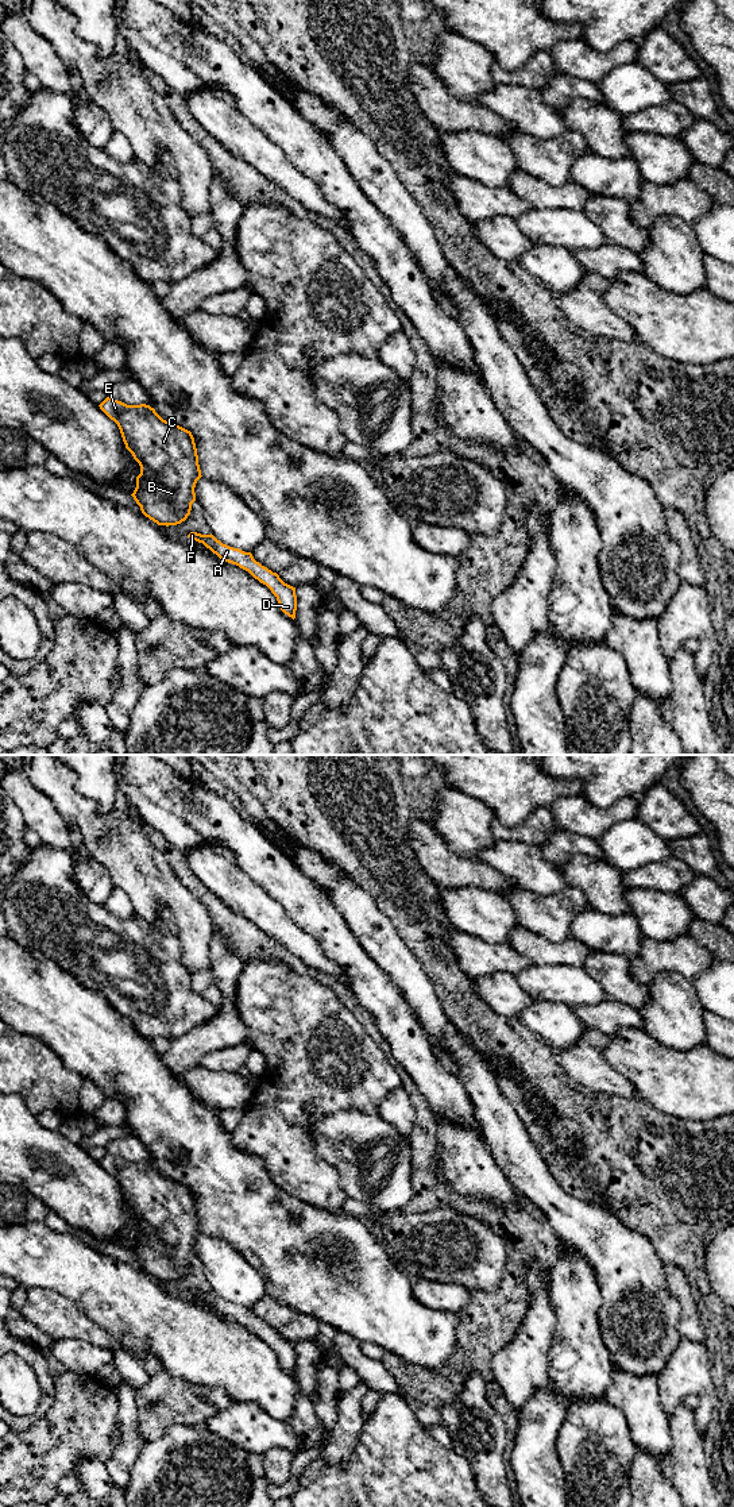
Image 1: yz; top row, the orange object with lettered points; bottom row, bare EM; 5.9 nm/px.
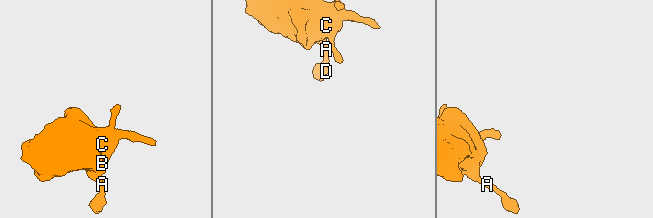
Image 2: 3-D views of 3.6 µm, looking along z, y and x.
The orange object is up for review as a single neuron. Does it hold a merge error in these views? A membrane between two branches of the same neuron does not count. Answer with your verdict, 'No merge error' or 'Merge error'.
No merge error

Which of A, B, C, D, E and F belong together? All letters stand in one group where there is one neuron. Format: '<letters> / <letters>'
A B C D E F

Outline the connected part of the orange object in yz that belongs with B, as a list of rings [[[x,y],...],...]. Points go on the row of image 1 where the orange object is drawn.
[[[107,397],[98,406],[117,424],[125,448],[140,466],[136,487],[131,496],[142,513],[158,525],[169,527],[185,521],[196,501],[196,483],[202,477],[192,432],[163,420],[146,404],[127,405]]]

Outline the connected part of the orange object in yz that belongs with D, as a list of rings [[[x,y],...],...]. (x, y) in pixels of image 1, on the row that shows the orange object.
[[[190,532],[188,537],[202,543],[221,560],[236,564],[240,569],[248,571],[255,579],[258,579],[260,583],[266,585],[271,590],[271,593],[277,597],[281,610],[293,620],[295,618],[295,587],[285,583],[277,573],[273,573],[267,567],[256,562],[251,552],[244,552],[239,548],[223,544],[212,533],[201,535],[197,532]]]

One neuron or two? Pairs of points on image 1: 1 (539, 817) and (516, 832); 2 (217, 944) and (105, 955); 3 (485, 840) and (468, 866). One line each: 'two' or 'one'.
1: one
2: two
3: two

